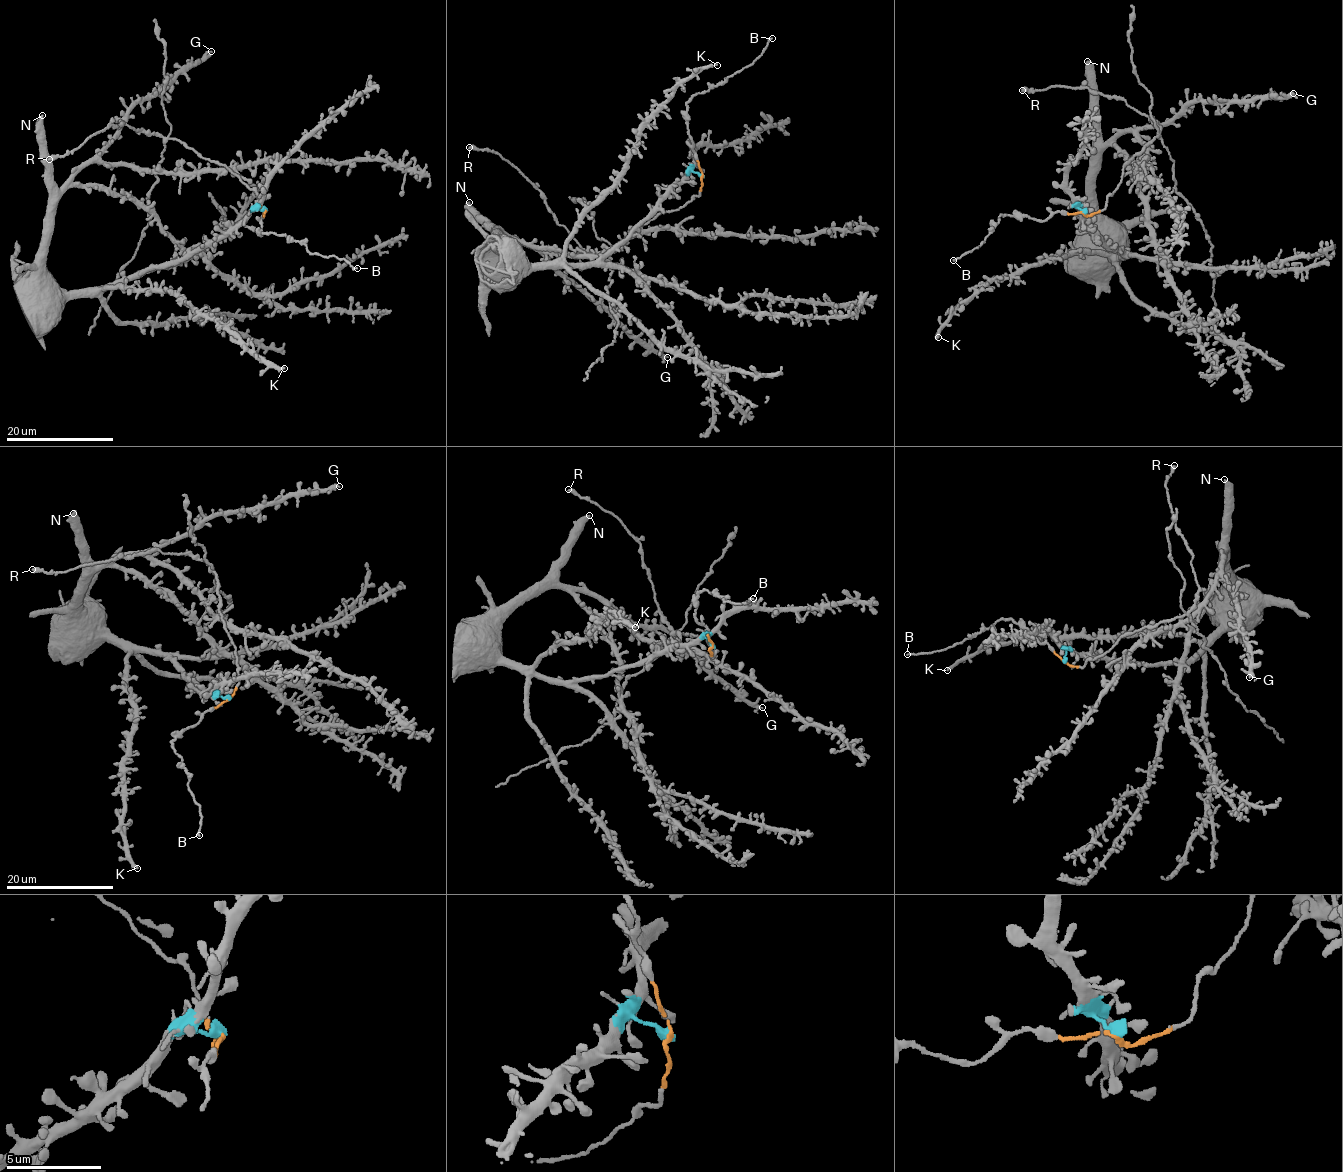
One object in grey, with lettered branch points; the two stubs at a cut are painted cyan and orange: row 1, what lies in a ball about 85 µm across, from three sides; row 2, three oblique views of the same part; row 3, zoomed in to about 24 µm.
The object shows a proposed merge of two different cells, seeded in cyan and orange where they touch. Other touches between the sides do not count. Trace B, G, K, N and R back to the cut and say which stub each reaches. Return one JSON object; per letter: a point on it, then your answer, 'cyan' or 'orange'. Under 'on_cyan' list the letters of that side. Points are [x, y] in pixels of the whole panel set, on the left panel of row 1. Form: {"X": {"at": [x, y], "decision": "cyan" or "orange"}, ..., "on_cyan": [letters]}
{"B": {"at": [357, 268], "decision": "orange"}, "G": {"at": [211, 51], "decision": "cyan"}, "K": {"at": [284, 368], "decision": "cyan"}, "N": {"at": [42, 115], "decision": "cyan"}, "R": {"at": [49, 159], "decision": "orange"}, "on_cyan": ["G", "K", "N"]}

